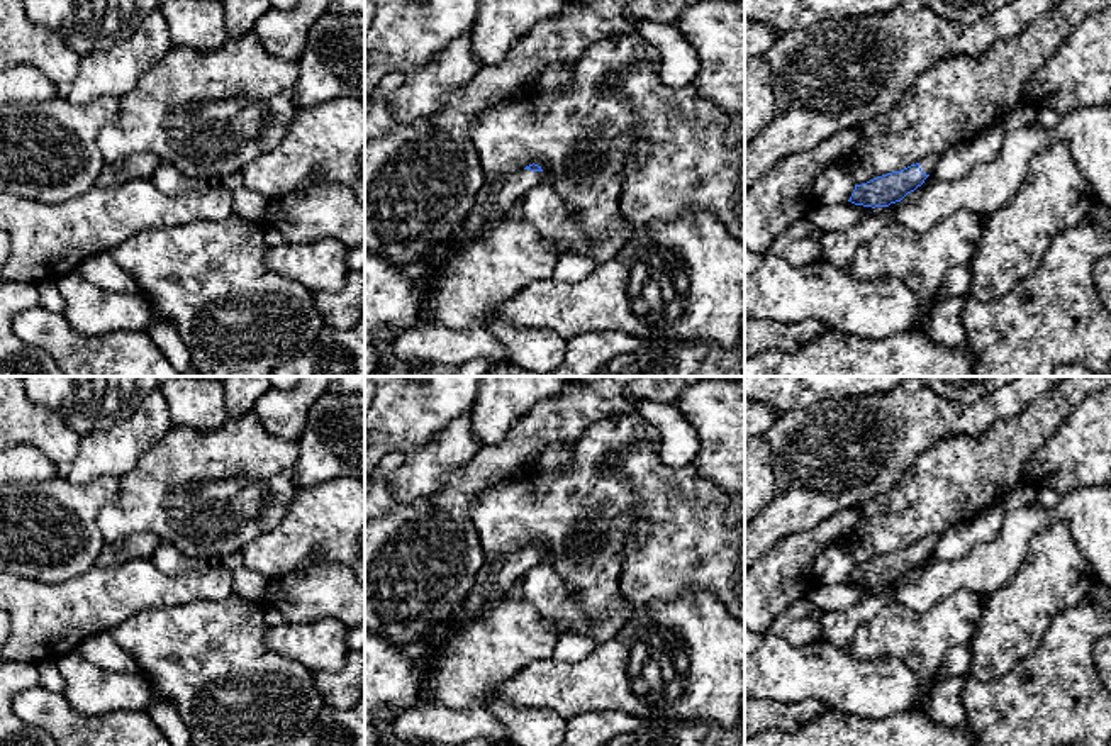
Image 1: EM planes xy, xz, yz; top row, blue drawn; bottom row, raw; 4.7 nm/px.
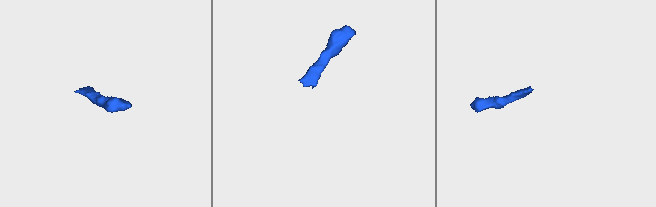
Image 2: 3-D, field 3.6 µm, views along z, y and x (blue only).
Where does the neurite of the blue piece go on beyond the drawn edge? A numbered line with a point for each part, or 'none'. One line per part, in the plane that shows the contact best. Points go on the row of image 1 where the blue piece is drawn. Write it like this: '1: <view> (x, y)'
1: xz (496, 200)

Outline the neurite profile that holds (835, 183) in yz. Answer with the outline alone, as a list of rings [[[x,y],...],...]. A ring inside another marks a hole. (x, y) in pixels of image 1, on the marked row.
[[[841,161],[828,166],[812,181],[812,202],[835,205],[838,202],[848,202],[855,190],[855,181],[846,171]]]

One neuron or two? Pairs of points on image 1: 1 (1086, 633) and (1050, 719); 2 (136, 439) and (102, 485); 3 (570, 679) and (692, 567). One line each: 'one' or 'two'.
1: one
2: two
3: two

